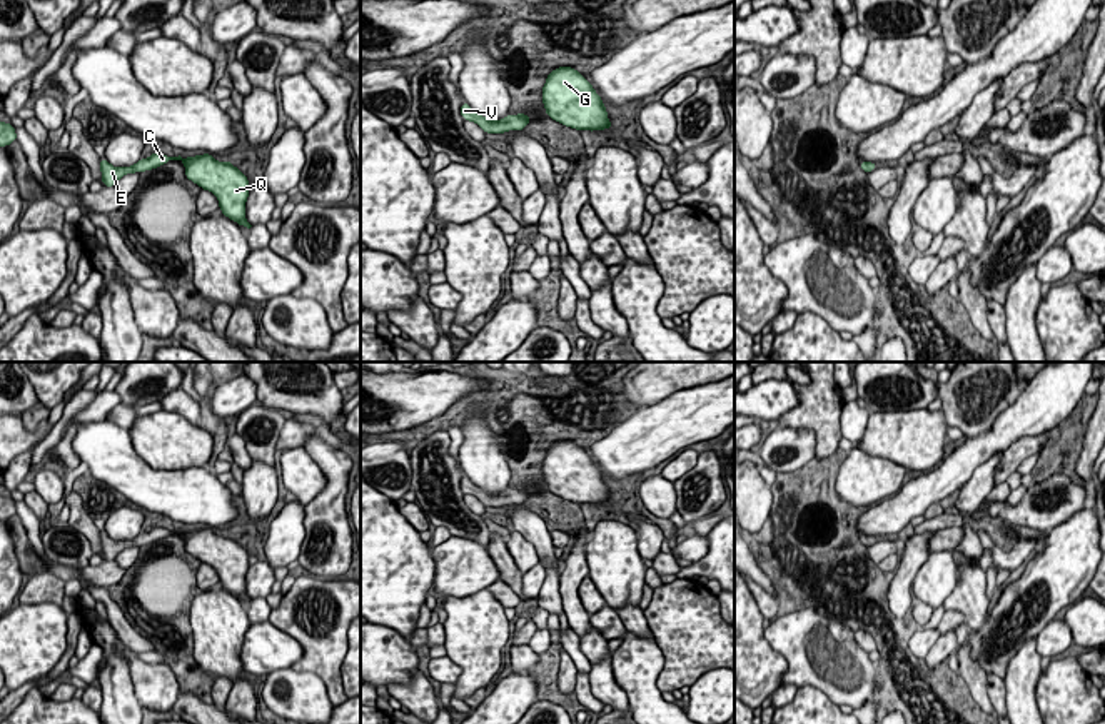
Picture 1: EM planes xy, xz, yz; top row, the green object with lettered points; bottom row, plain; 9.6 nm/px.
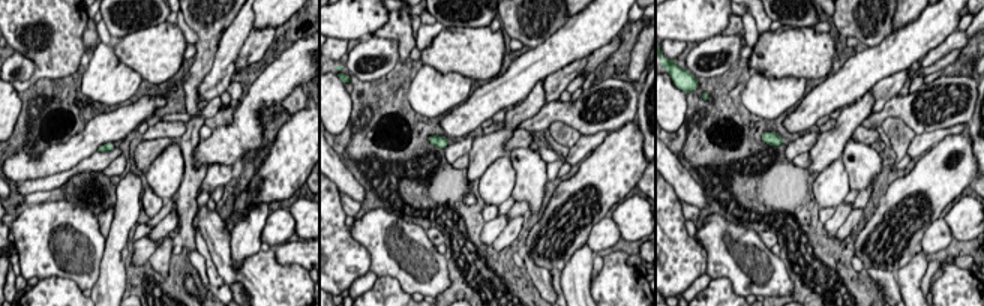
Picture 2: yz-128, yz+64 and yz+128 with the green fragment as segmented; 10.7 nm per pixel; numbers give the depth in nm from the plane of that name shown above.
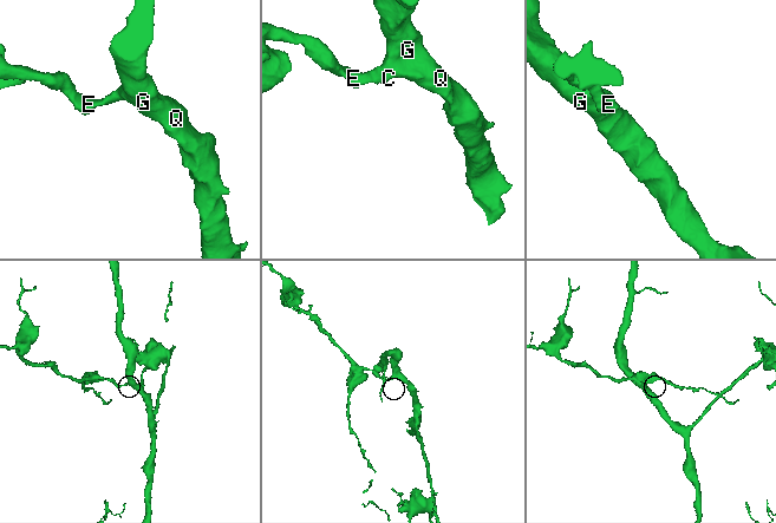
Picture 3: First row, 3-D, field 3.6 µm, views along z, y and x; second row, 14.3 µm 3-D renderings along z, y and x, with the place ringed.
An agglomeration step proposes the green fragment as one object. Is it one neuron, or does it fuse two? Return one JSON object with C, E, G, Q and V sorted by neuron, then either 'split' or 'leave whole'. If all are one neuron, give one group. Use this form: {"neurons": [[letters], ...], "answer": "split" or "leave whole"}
{"neurons": [["C", "E", "G", "Q", "V"]], "answer": "leave whole"}

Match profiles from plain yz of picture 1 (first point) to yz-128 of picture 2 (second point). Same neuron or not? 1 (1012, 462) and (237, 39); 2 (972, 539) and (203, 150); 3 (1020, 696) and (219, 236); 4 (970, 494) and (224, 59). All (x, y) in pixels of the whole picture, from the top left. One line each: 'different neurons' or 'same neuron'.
1: different neurons
2: different neurons
3: different neurons
4: same neuron

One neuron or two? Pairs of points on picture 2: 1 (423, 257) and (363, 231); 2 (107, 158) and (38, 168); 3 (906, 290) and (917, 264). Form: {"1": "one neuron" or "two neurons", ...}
{"1": "one neuron", "2": "two neurons", "3": "one neuron"}

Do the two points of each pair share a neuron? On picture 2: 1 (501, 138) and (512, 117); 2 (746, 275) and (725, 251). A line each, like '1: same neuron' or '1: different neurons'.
1: same neuron
2: same neuron

